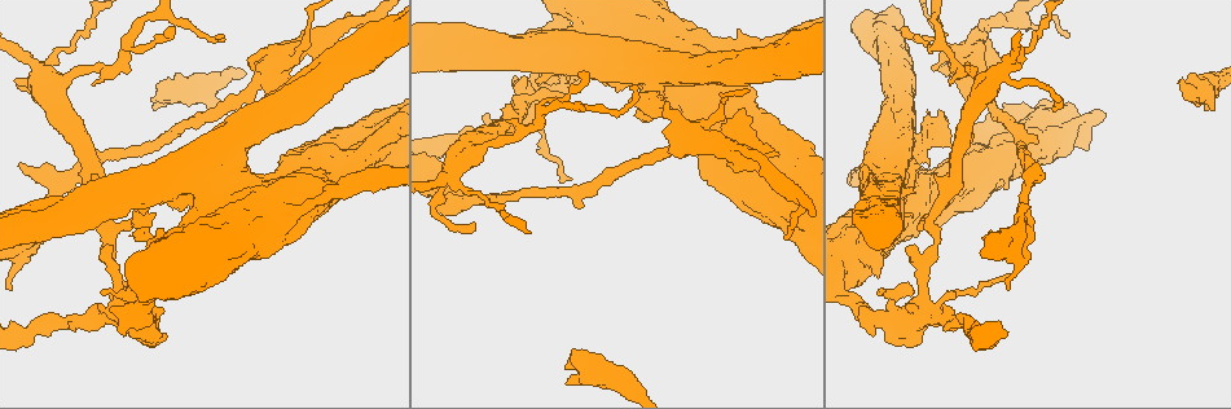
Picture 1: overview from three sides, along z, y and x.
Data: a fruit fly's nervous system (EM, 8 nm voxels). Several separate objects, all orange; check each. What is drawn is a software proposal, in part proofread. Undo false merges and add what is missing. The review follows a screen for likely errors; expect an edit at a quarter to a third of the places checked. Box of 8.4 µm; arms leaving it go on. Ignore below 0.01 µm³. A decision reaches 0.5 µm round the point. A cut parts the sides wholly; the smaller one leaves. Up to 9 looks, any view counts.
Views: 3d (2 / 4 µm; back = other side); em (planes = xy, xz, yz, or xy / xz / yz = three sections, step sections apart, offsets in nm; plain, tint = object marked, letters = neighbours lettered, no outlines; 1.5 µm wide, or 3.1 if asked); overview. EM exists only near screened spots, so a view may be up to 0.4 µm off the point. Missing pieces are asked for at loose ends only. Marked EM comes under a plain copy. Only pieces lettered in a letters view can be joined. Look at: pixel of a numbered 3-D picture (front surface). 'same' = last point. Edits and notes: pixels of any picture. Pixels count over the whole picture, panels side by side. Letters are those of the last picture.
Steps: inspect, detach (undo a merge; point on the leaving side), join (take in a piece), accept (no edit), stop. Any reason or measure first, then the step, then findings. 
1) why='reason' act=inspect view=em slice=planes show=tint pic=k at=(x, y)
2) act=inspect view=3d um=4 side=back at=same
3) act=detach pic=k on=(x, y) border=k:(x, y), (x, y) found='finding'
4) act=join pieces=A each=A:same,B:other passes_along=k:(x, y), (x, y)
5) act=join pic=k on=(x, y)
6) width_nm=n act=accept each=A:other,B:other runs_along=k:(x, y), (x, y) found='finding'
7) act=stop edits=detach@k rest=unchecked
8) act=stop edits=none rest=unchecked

why='sharp bend' act=inspect view=em slice=planes show=letters pic=1 at=(693, 140)

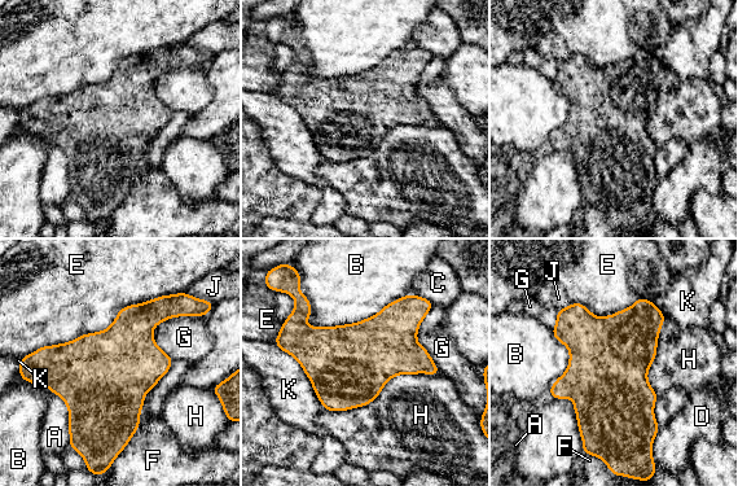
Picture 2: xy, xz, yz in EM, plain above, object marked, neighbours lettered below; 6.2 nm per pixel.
width_nm=500 act=accept each=A:other,B:other,C:other,D:other,E:other,F:other,G:other,H:other,J:other,K:other border=2:(439, 371), (325, 411) found='all the same neuron'

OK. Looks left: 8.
why='narrows sharply' act=inspect view=3d um=2 pic=1 at=(375, 18)

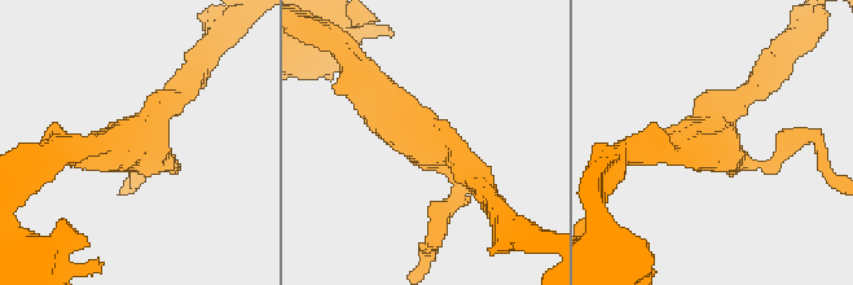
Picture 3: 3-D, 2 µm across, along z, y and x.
act=inspect view=em slice=yz step=4 show=tint pic=3 at=(134, 145)

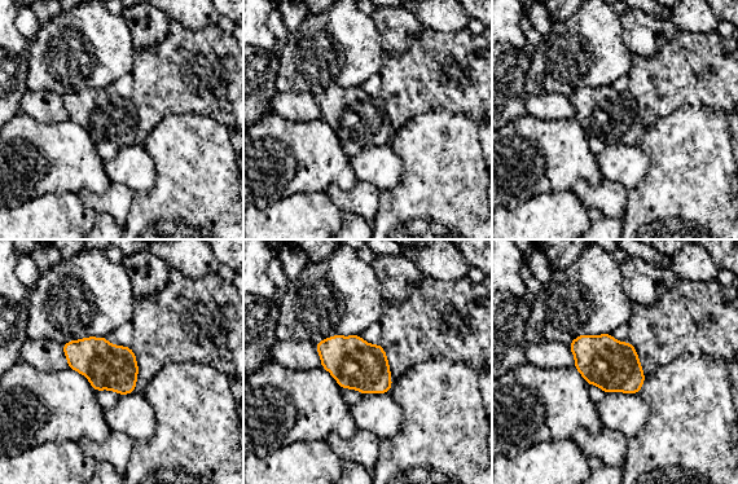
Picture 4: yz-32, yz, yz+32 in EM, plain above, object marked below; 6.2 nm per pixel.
act=inspect view=em slice=yz step=4 show=letters at=same

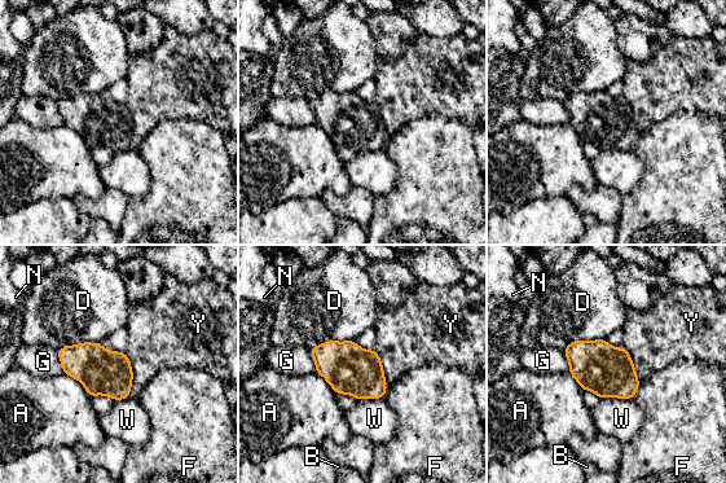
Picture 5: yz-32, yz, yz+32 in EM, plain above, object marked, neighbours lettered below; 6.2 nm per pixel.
width_nm=280 act=accept each=A:other,B:other,D:other,F:other,G:other,N:other,W:other,Y:other border=5:(632, 398), (601, 399) found='continuous, no second neuron'

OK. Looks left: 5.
why='branch stops here' act=inspect view=3d um=4 pic=1 at=(111, 248)

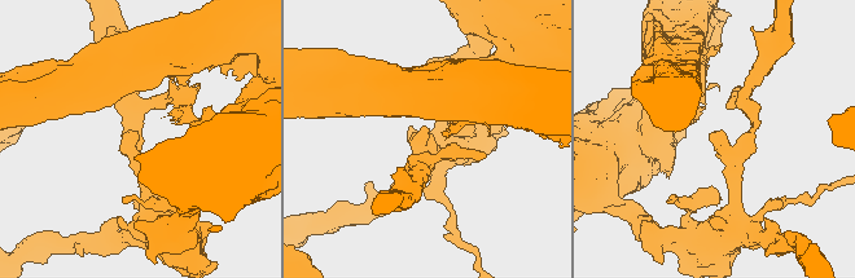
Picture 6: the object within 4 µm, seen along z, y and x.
arm_widths_nm=190,200 act=inspect view=em slice=planes show=letters pic=6 at=(709, 135)

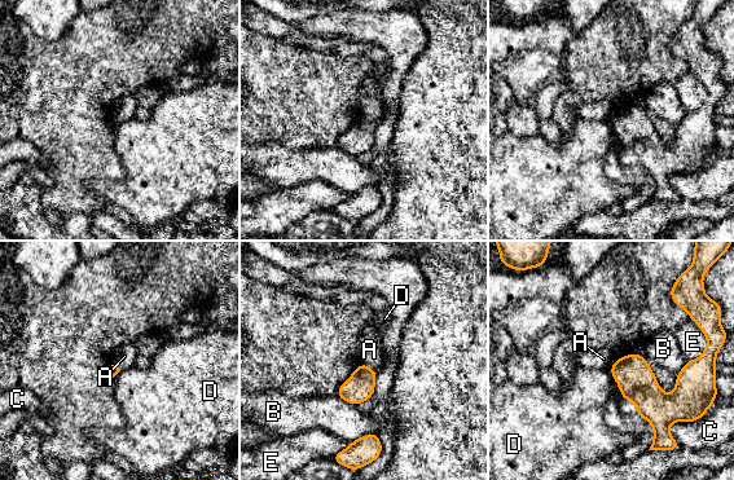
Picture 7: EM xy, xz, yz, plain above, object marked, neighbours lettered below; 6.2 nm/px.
act=accept each=A:other,B:other,C:other,D:other,E:other found='no lettered piece goes on from it'

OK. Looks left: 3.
why='calibre changes' act=inspect view=em slice=planes show=letters pic=1 at=(847, 298)

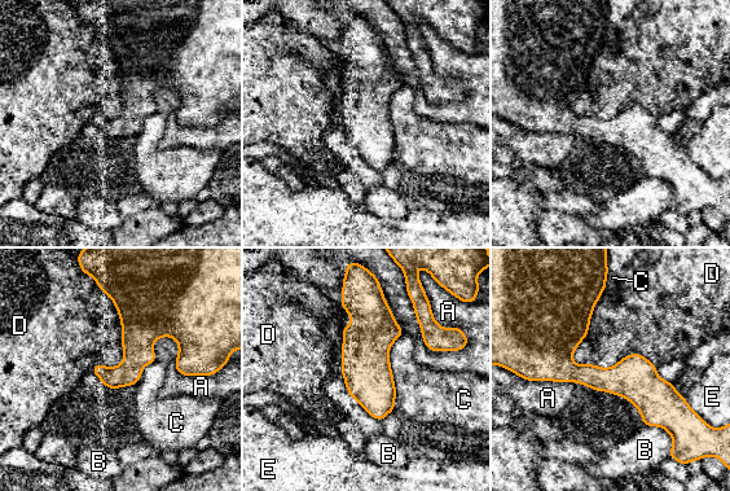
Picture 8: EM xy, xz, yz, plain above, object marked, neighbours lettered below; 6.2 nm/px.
act=accept each=A:other,B:other,C:other,D:other,E:other border=8:(605, 288), (572, 359), (655, 365) found='continuous, no second neuron'

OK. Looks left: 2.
act=stop edits=none rest=unchecked

